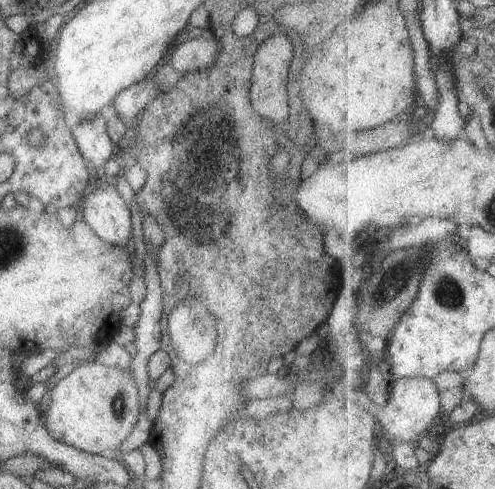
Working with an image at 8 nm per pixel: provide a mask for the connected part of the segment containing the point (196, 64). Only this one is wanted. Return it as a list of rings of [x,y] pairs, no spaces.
[[[209,28],[203,29],[197,38],[178,44],[167,63],[183,74],[204,71],[218,59],[219,51],[217,37]]]

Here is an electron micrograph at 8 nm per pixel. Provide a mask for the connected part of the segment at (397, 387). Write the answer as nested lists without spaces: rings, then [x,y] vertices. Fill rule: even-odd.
[[[403,377],[392,384],[389,404],[385,407],[378,405],[371,399],[365,399],[365,407],[369,409],[383,424],[386,437],[395,438],[397,443],[409,443],[417,446],[423,434],[431,430],[433,420],[442,411],[442,398],[438,384],[432,378]]]

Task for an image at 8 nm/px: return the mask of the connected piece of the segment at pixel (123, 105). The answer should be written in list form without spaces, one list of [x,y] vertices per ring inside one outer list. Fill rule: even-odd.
[[[151,76],[145,80],[128,86],[120,90],[113,97],[113,110],[120,119],[130,119],[135,115],[140,114],[144,106],[157,94],[159,91],[154,86],[154,81]]]

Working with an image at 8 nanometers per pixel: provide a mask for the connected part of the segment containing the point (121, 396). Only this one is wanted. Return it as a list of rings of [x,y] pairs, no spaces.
[[[100,362],[83,364],[62,378],[47,394],[50,402],[46,413],[45,428],[51,438],[71,445],[89,454],[99,455],[103,450],[119,448],[121,441],[133,430],[139,412],[137,385],[132,371],[109,367]]]

